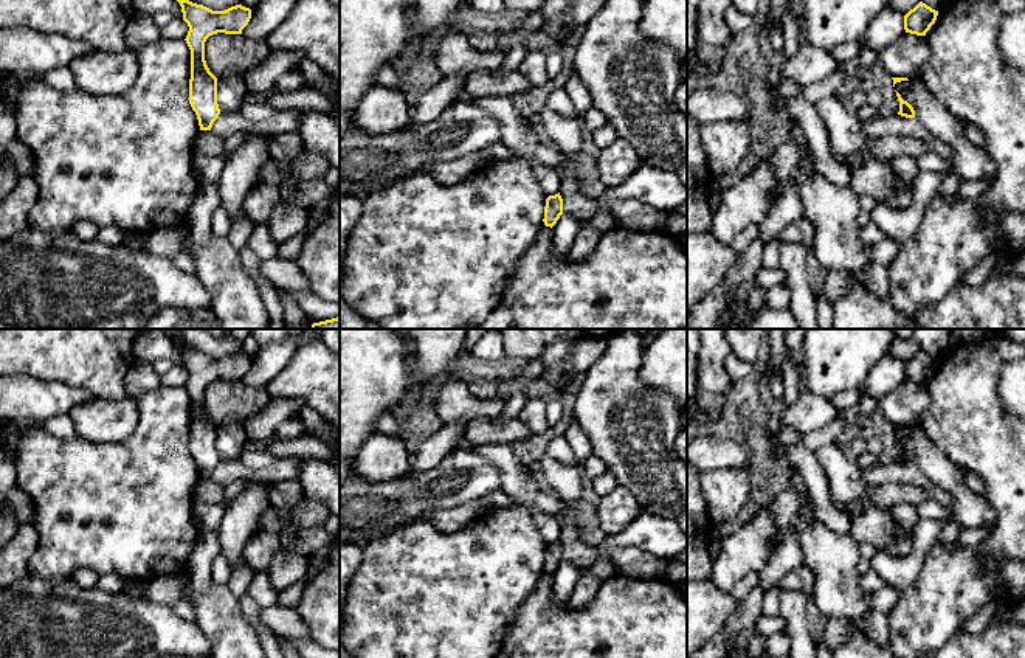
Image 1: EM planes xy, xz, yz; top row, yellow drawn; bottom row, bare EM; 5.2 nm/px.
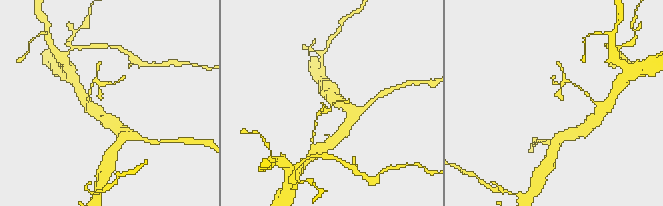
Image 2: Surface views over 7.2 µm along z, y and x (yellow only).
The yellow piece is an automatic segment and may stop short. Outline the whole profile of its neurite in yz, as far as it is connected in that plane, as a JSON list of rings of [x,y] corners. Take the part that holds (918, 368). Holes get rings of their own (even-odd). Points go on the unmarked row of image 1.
[[[920,349],[913,357],[904,363],[906,380],[926,383],[930,374],[935,371],[938,358],[932,357],[926,351]]]

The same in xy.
[[[174,337],[171,340],[180,351],[183,368],[189,374],[185,386],[191,397],[189,452],[197,462],[200,478],[211,478],[220,456],[217,452],[217,425],[209,419],[205,408],[205,390],[217,380],[242,382],[251,366],[251,357],[236,352],[225,358],[212,358],[181,346]]]

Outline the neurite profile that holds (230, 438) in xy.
[[[226,424],[217,427],[217,452],[220,461],[239,459],[247,441],[243,424]]]

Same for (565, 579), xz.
[[[561,562],[557,571],[552,574],[552,593],[558,604],[568,602],[577,580],[580,577],[580,570],[571,562]]]

